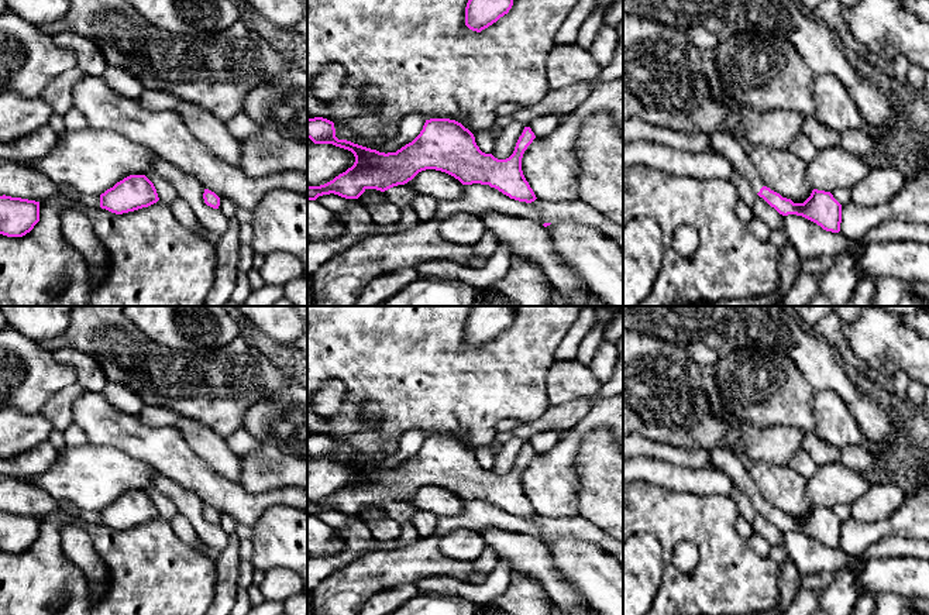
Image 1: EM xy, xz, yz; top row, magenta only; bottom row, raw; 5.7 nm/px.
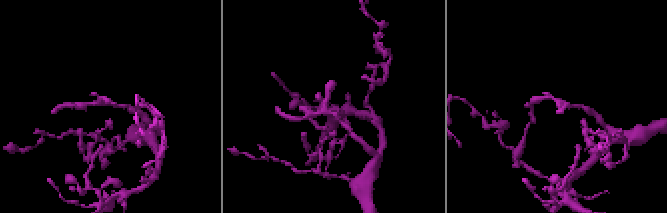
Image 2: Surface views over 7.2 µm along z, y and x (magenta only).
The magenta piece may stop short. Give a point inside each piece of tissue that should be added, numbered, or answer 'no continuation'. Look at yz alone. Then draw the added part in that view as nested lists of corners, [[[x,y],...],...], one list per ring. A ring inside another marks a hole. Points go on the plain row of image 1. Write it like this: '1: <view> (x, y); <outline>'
1: yz (726, 461); [[[712,449],[708,453],[710,457],[710,467],[726,474],[733,485],[742,489],[750,498],[753,506],[758,509],[764,498],[737,456],[726,449]]]

